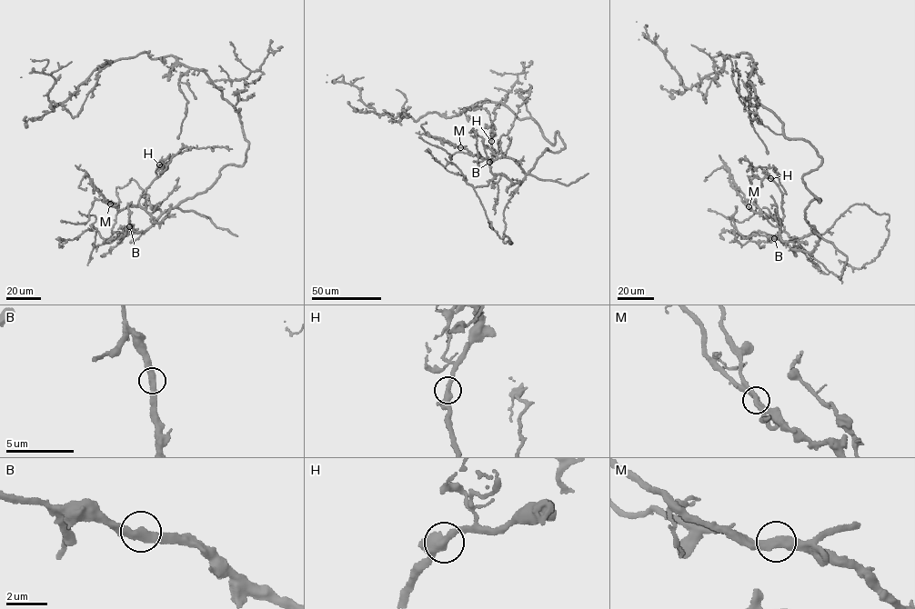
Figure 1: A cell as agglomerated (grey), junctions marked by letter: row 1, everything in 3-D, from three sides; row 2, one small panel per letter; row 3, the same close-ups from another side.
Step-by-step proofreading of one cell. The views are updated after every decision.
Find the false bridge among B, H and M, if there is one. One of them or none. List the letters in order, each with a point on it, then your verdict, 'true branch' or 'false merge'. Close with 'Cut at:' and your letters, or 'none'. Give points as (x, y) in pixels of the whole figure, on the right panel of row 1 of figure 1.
B: place (774, 238); true branch
H: place (770, 178); true branch
M: place (749, 206); false merge
Cut at: M

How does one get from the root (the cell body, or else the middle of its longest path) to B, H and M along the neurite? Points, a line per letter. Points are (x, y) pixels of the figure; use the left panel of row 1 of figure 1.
B: (239, 109), (248, 144), (244, 164), (224, 165), (208, 189), (161, 214), (145, 231), (127, 233), (129, 226)
H: (239, 109), (248, 144), (244, 164), (224, 165), (208, 189), (181, 202), (155, 223), (138, 201), (159, 164)
M: (239, 109), (244, 164), (224, 165), (208, 189), (159, 222), (138, 206), (110, 204)

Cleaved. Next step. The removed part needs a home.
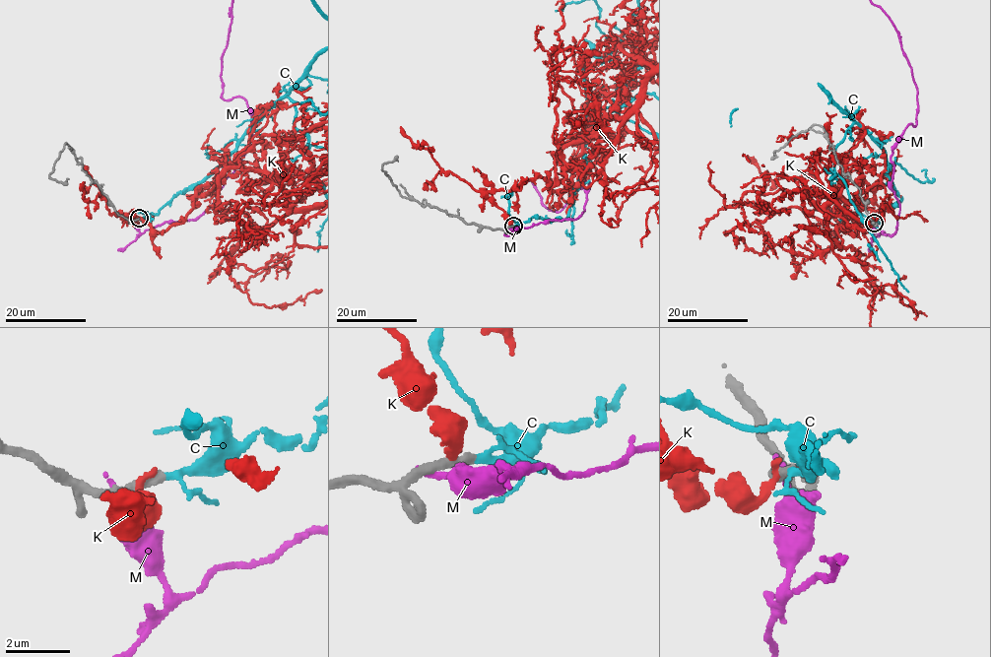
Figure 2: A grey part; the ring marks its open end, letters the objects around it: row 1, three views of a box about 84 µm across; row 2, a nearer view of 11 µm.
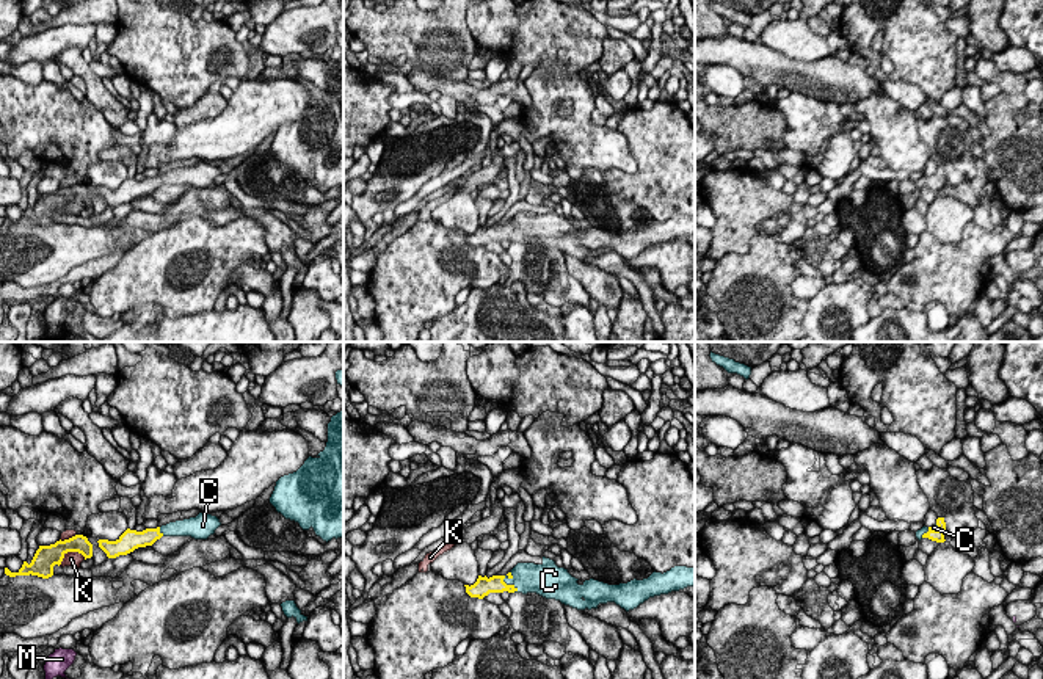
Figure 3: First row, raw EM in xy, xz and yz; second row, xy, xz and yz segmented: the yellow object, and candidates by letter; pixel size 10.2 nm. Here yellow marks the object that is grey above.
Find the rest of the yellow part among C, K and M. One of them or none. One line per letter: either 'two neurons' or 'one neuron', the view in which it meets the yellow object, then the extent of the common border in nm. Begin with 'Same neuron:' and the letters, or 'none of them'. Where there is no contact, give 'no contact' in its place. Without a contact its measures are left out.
Same neuron: C
C: one neuron; meets yellow in xz; contact 240 nm long
K: two neurons; meets yellow in xy; contact 300 nm long
M: two neurons; no contact

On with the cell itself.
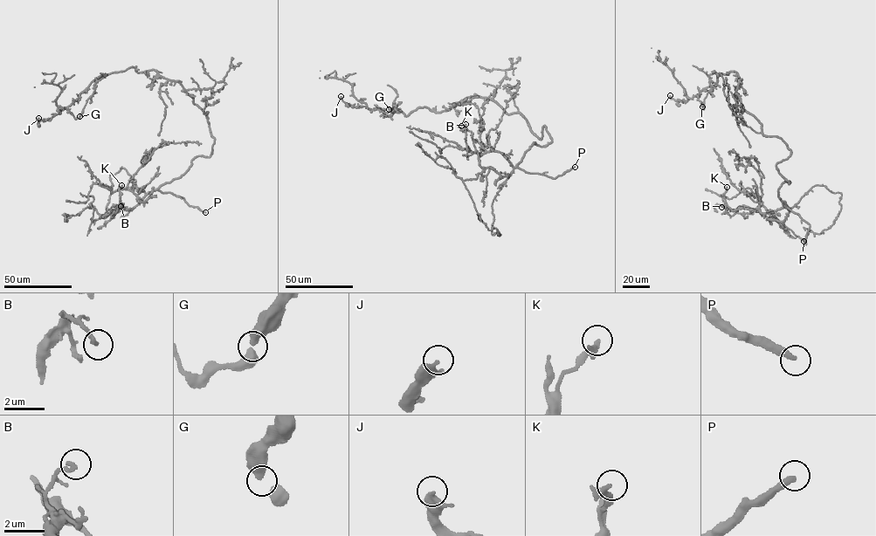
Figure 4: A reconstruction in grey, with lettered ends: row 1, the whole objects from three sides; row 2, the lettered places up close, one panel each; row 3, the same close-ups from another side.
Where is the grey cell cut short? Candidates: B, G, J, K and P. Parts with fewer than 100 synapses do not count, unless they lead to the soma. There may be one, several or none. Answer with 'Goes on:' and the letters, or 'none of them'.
Goes on: P

